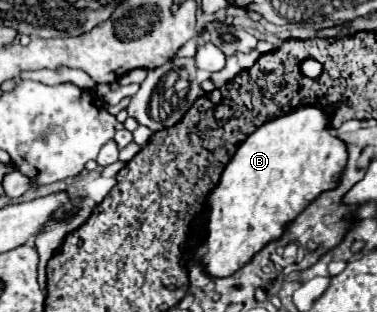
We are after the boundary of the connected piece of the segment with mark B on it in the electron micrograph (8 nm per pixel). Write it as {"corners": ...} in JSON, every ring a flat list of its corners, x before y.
{"corners":[[317,106,295,108,293,112,287,112,285,116,279,116,279,118,275,118,275,120,269,120,269,122,261,124,253,134,247,136,247,140,237,148,237,152,233,154,233,158,231,158,229,164,225,166,217,188,215,188,215,190,211,192,211,196,209,196,209,212,207,212,207,218,195,222,195,228,197,228,197,230,205,230,205,248,207,248,207,252,203,254,201,262,203,262,205,270,207,270,207,274,213,276,213,278,223,278,223,276,231,276,233,272,237,272,237,270,239,270,243,264,247,264,267,242,279,238,279,236,283,234,283,228,285,228,299,212,303,212,303,208,305,208,313,198,317,198,323,190,333,188,333,186,337,184,339,174,343,172,345,164,347,164,347,148,345,148,345,142,335,136,335,132,333,132,333,128,331,128,329,114,327,114,323,108,317,108]]}

